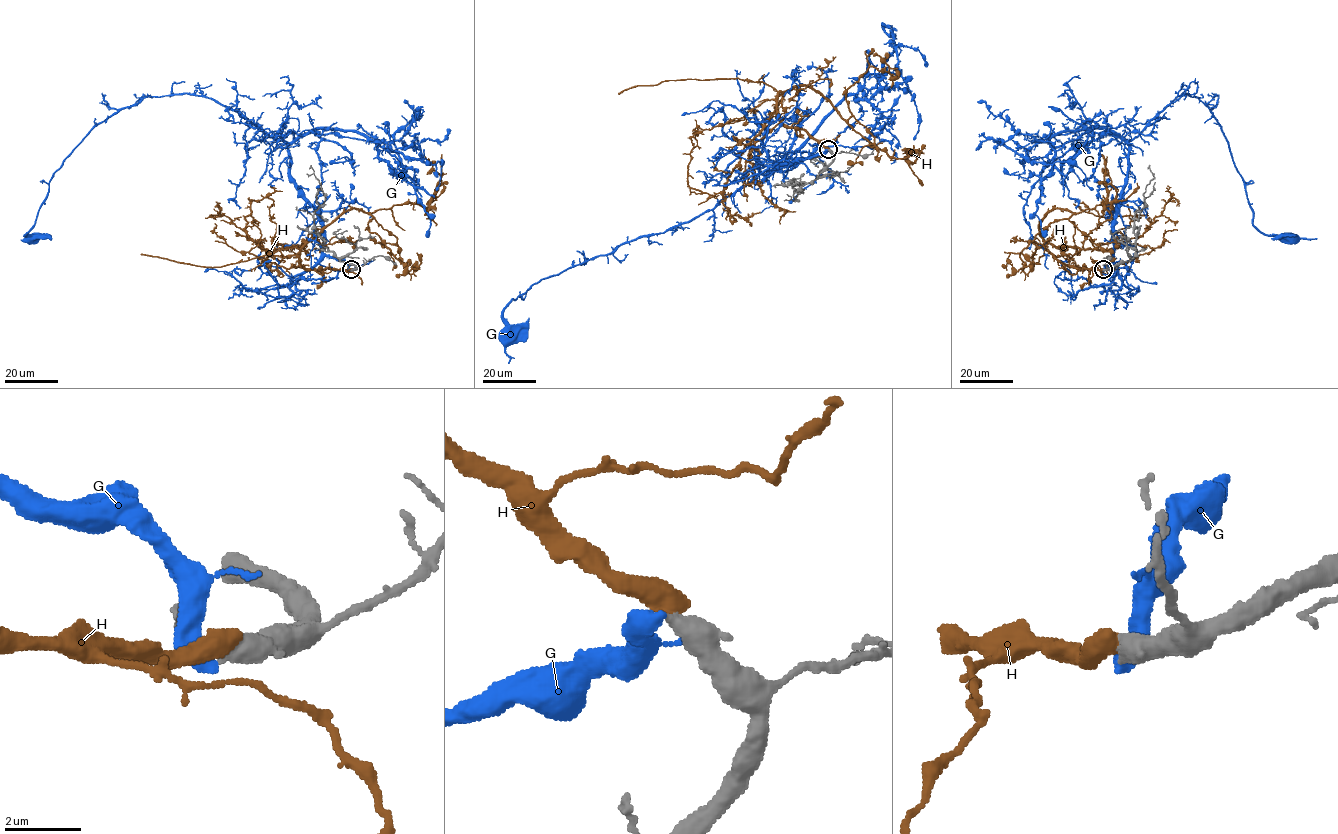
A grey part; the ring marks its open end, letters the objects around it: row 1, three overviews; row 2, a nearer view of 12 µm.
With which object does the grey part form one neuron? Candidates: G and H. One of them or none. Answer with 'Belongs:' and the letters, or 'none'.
Belongs: H

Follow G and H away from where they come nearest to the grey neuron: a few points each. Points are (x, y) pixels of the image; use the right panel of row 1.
G: (1103, 270), (1113, 252), (1128, 142), (1185, 93), (1218, 122), (1244, 181), (1253, 224), (1289, 237)
H: (1103, 270), (1045, 247), (1039, 222), (1054, 209), (1073, 213), (1022, 251), (1027, 273), (1009, 276)

